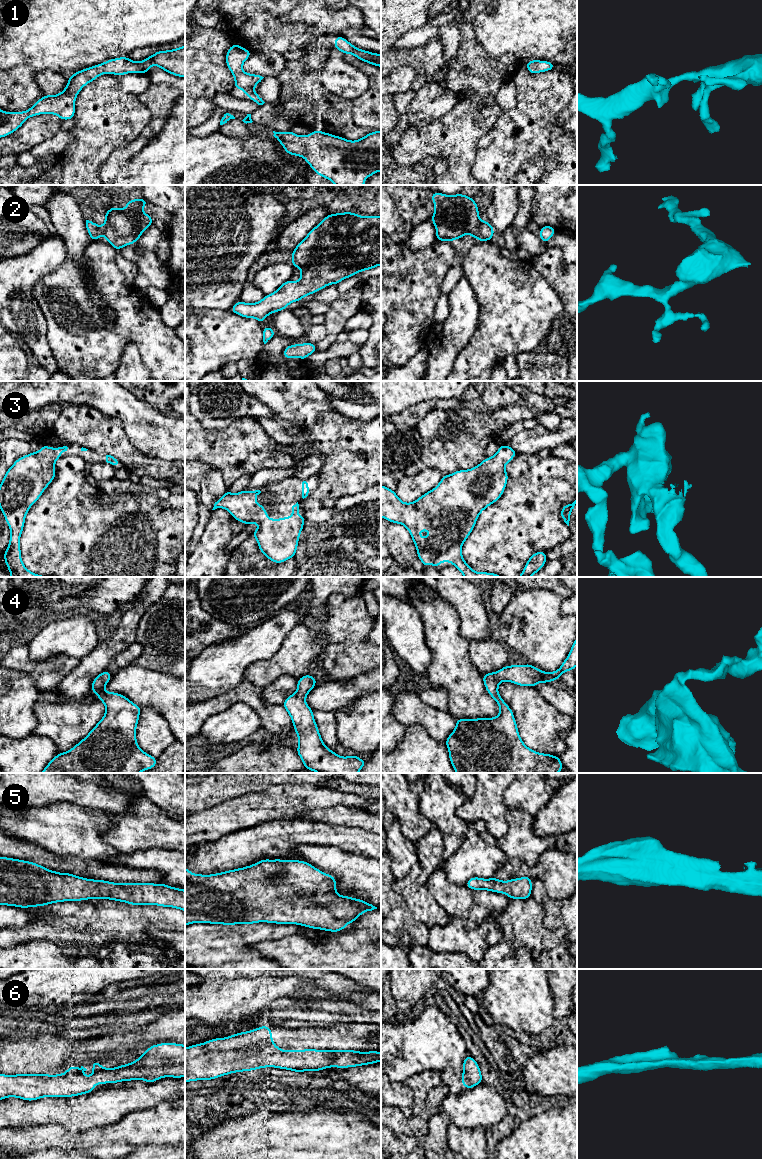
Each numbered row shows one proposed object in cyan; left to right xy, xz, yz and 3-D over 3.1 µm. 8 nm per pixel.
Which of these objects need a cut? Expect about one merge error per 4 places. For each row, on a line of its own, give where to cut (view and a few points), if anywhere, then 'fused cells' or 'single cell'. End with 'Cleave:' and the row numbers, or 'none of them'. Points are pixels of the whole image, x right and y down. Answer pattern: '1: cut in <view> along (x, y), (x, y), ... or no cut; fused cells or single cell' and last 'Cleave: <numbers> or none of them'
1: no cut; single cell
2: no cut; single cell
3: no cut; single cell
4: no cut; single cell
5: no cut; single cell
6: no cut; single cell
Cleave: none of them

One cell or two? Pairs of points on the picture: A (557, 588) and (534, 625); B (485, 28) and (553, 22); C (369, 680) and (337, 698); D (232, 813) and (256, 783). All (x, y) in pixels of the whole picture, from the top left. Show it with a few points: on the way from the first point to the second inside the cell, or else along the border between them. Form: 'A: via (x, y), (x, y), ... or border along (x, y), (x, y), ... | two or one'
A: border along (531, 588), (549, 589), (562, 599) | two
B: via (502, 27), (512, 22), (536, 22) | one
C: via (361, 684), (345, 693) | one
D: border along (272, 786), (256, 792), (241, 794), (227, 800) | two

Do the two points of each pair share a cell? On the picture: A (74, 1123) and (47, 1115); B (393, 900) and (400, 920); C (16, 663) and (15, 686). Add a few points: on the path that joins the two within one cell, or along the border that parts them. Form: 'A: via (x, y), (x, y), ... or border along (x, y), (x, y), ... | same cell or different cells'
A: via (67, 1116), (54, 1115) | same cell
B: via (393, 905), (395, 915) | same cell
C: border along (10, 668), (23, 671), (35, 683) | different cells

